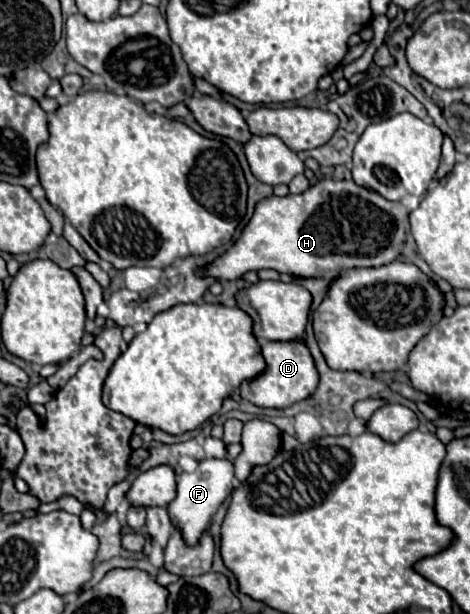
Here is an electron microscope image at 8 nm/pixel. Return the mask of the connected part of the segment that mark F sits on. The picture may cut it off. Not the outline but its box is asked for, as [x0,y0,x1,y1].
[168,458,234,544]

